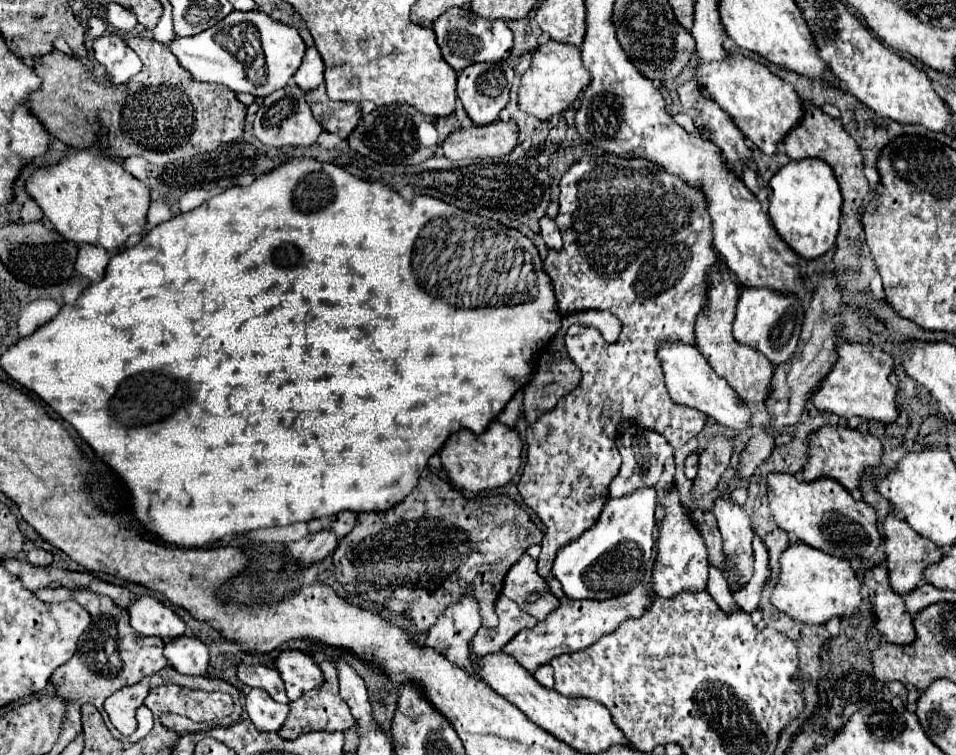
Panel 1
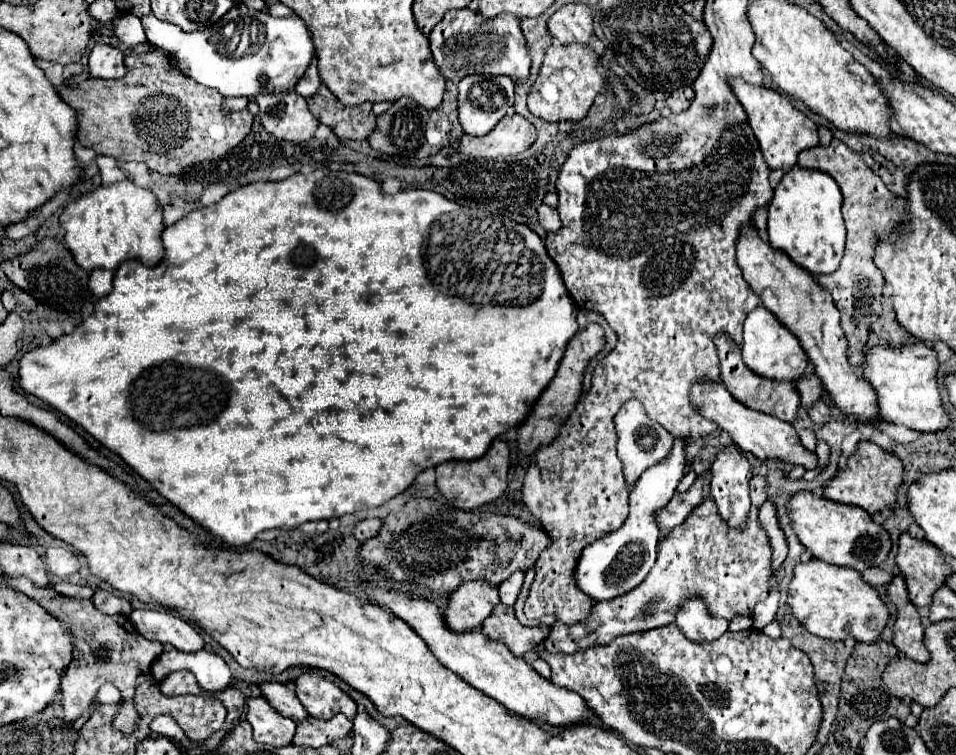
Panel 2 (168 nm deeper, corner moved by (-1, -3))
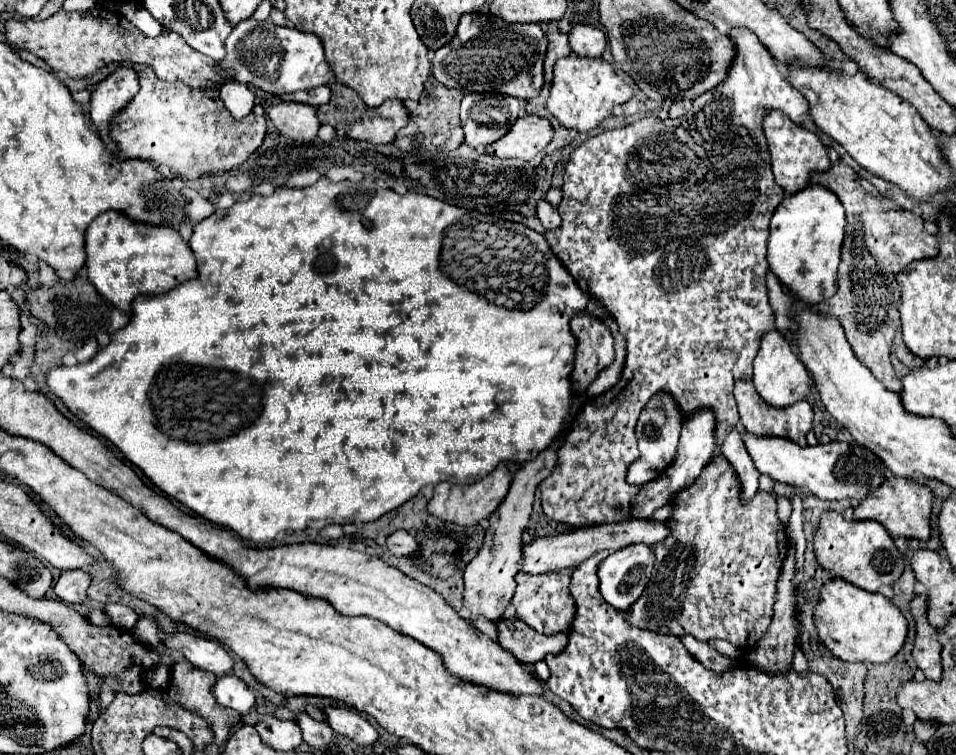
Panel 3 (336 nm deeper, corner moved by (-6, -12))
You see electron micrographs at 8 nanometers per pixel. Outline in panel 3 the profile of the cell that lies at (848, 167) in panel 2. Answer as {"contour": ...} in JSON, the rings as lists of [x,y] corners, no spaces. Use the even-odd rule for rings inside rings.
{"contour":[[[843,160],[835,162],[827,172],[813,172],[811,178],[813,184],[833,190],[847,214],[845,242],[839,264],[839,290],[827,302],[819,302],[817,310],[821,314],[837,316],[845,332],[849,332],[849,344],[855,356],[865,356],[865,366],[873,372],[873,376],[881,380],[887,390],[899,392],[901,380],[897,378],[889,358],[893,334],[899,326],[897,304],[901,298],[901,288],[895,274],[915,260],[937,256],[937,240],[925,230],[919,216],[903,210],[897,202],[883,198],[873,184],[863,180]]]}

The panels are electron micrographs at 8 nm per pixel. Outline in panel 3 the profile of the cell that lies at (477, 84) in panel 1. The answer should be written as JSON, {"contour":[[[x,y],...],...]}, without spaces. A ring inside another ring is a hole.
{"contour":[[[465,94],[461,100],[461,126],[469,146],[489,146],[499,140],[519,116],[519,100],[509,94]]]}

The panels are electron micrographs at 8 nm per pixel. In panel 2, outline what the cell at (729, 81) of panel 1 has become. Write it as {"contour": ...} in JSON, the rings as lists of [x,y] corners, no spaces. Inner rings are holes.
{"contour":[[[730,79],[730,87],[748,113],[748,123],[762,147],[762,155],[770,169],[780,169],[788,173],[796,165],[800,151],[818,145],[816,125],[804,113],[800,113],[786,95],[780,95],[778,91],[766,87],[750,85],[742,79]]]}

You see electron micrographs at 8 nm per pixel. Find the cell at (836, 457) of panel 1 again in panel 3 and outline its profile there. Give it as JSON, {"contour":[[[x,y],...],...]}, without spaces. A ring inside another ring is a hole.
{"contour":[[[891,476],[875,494],[869,494],[867,500],[859,502],[857,508],[853,508],[855,520],[877,520],[887,528],[891,538],[919,538],[927,540],[929,538],[929,516],[931,516],[931,504],[933,504],[933,494],[925,484],[915,482],[913,478],[901,478],[901,476]]]}

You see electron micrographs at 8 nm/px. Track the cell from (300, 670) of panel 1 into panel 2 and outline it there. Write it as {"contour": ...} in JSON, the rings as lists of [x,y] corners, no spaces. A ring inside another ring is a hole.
{"contour":[[[304,673],[300,679],[294,681],[294,687],[302,705],[316,719],[332,719],[338,713],[346,715],[348,719],[356,717],[354,699],[324,677]]]}

